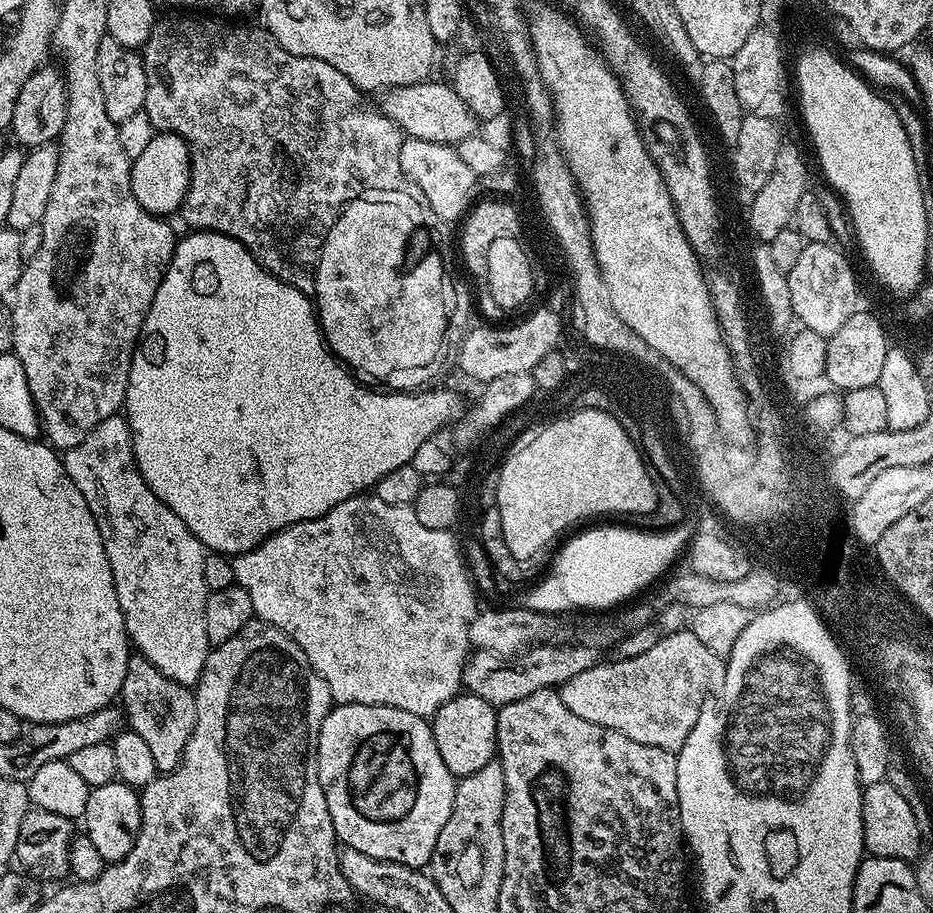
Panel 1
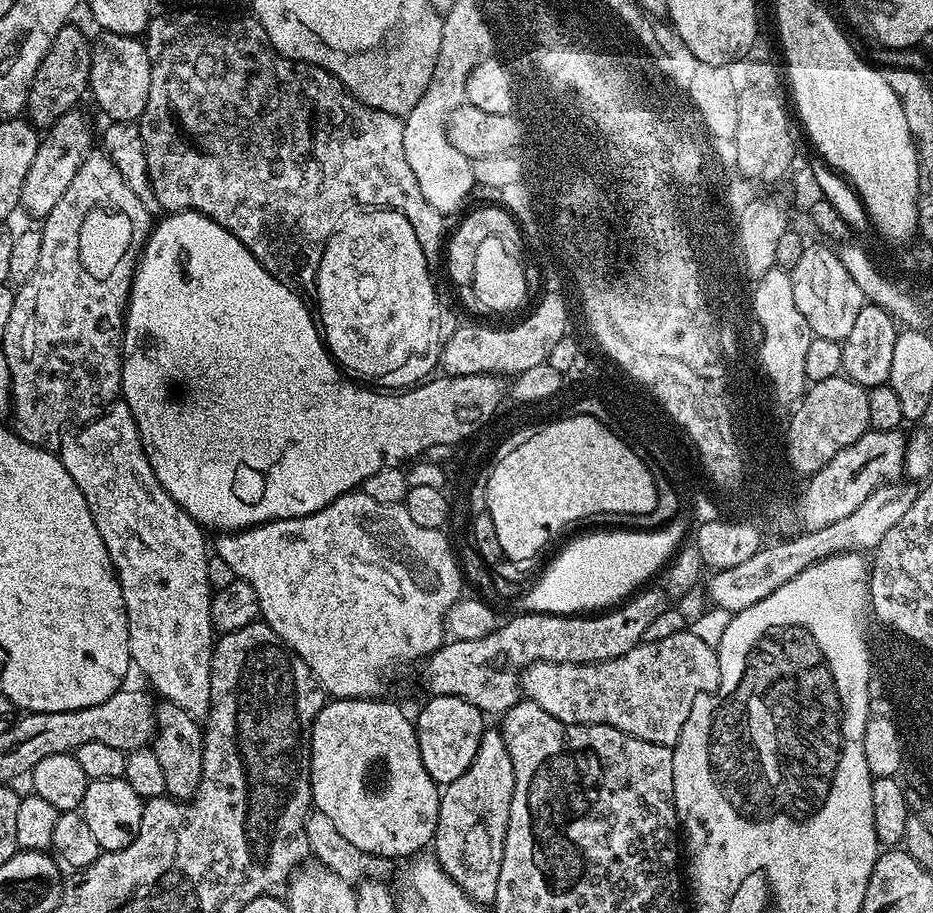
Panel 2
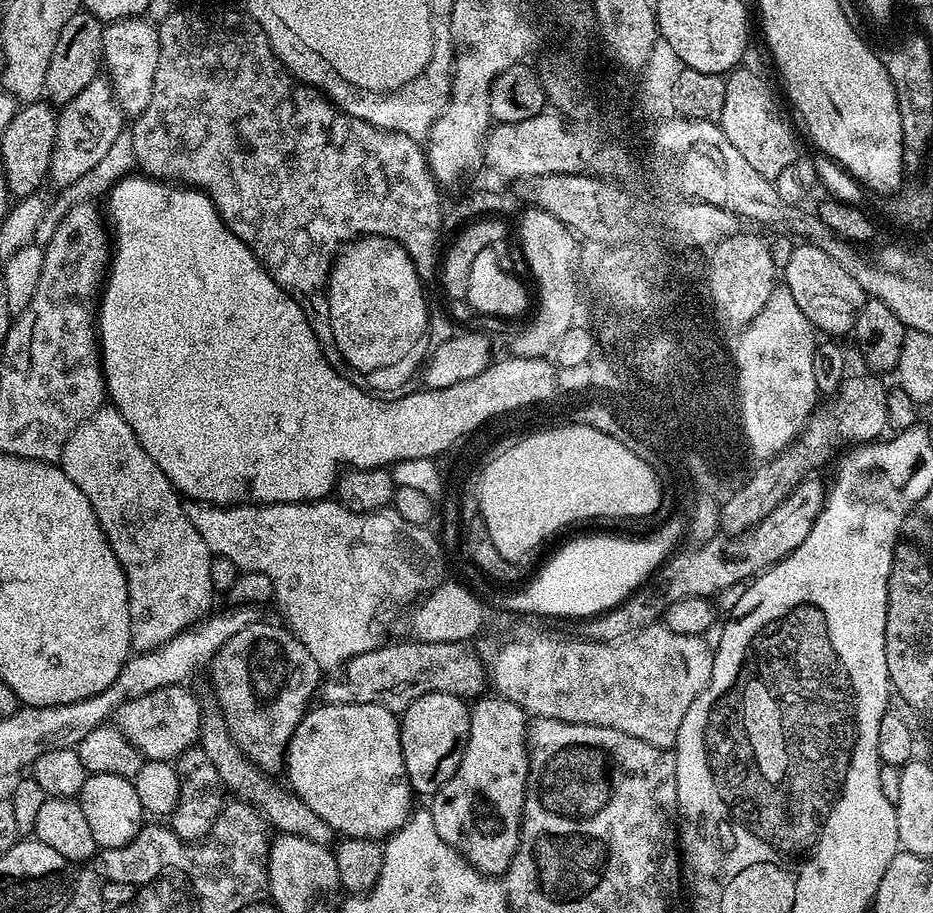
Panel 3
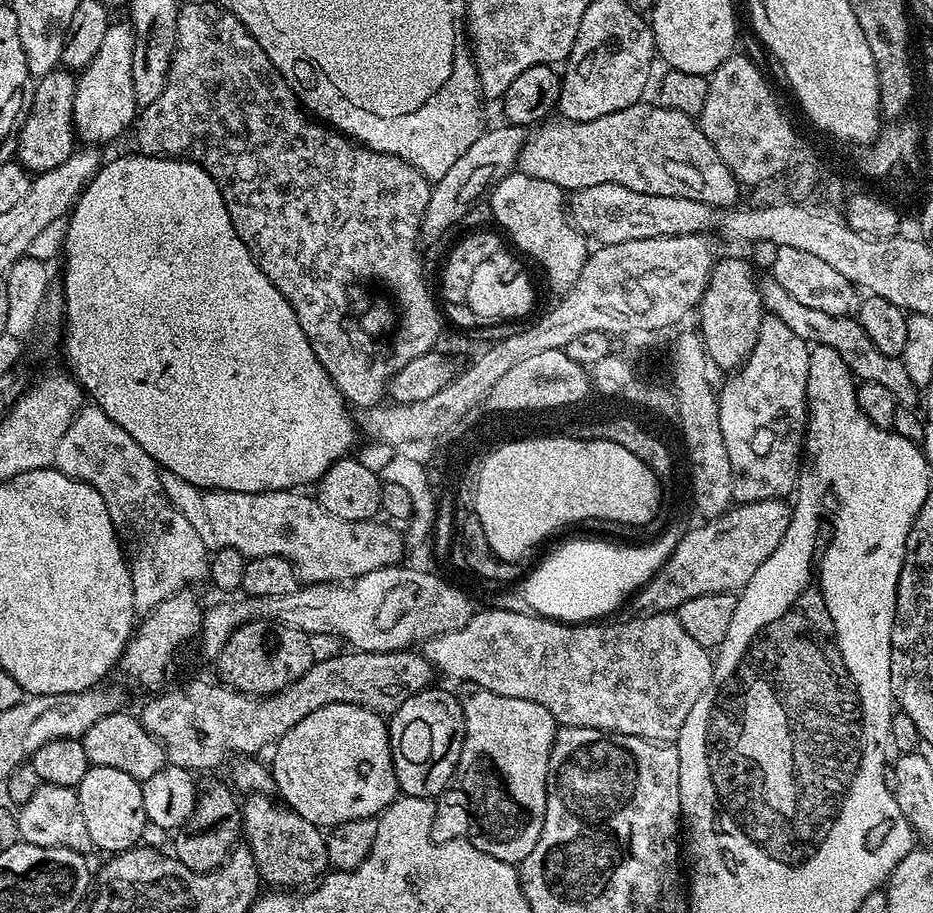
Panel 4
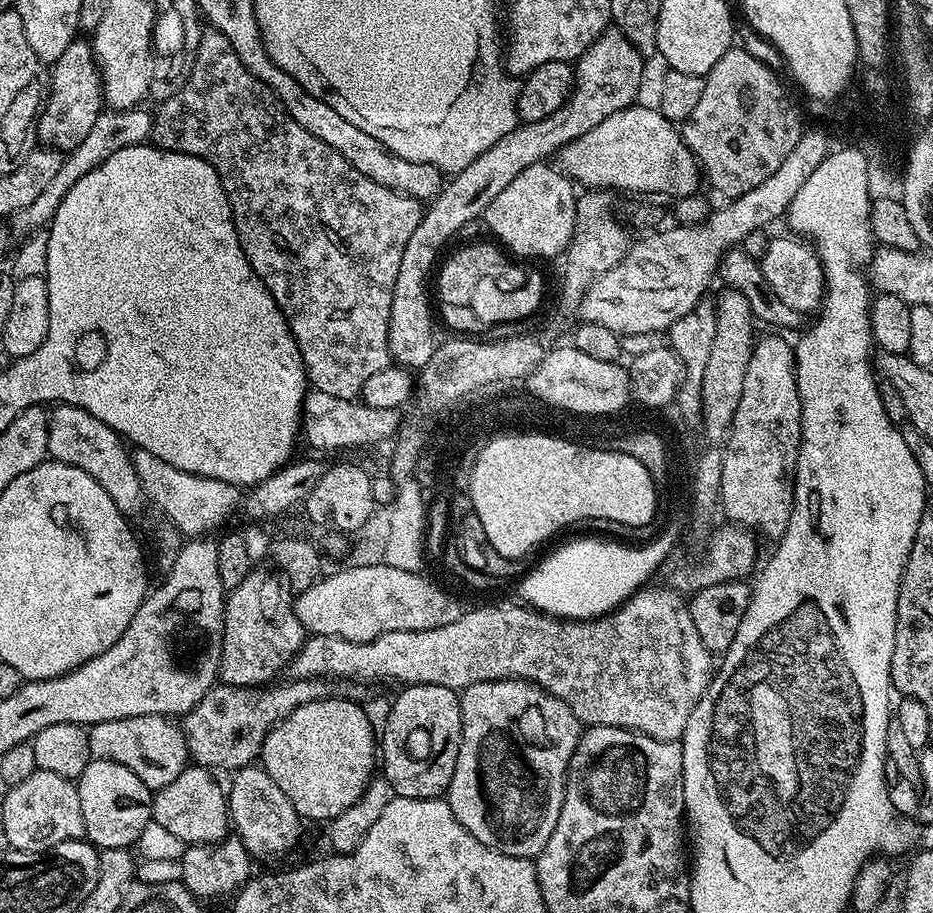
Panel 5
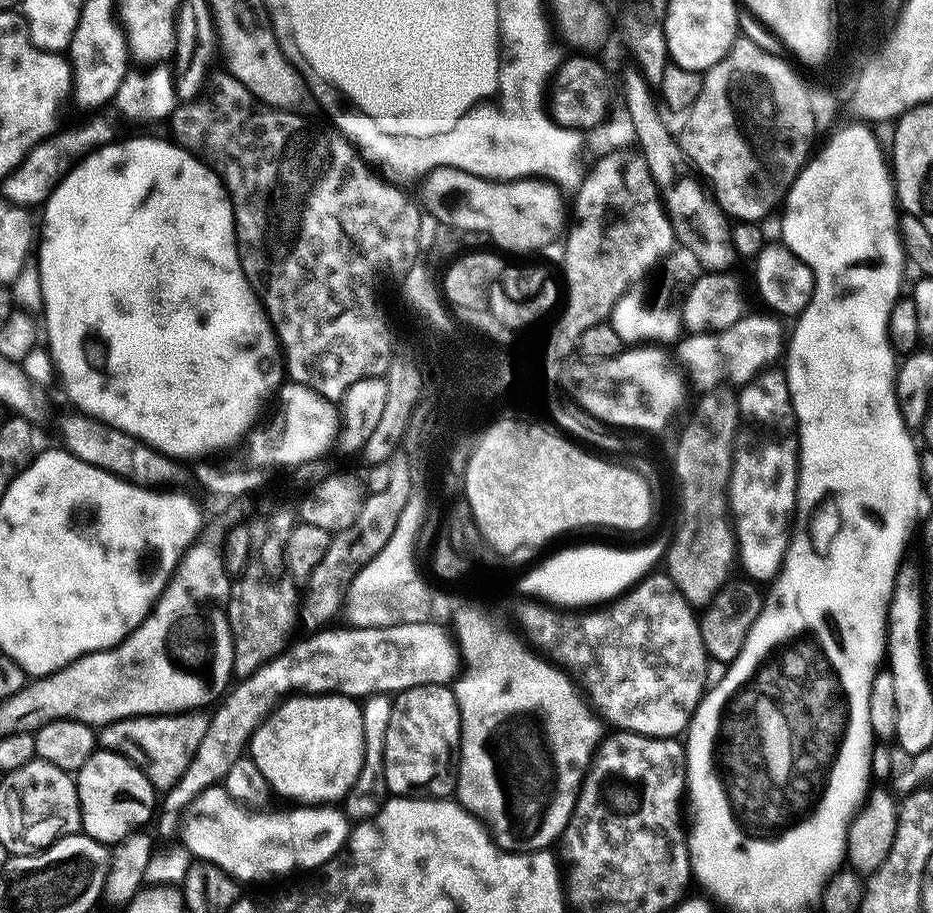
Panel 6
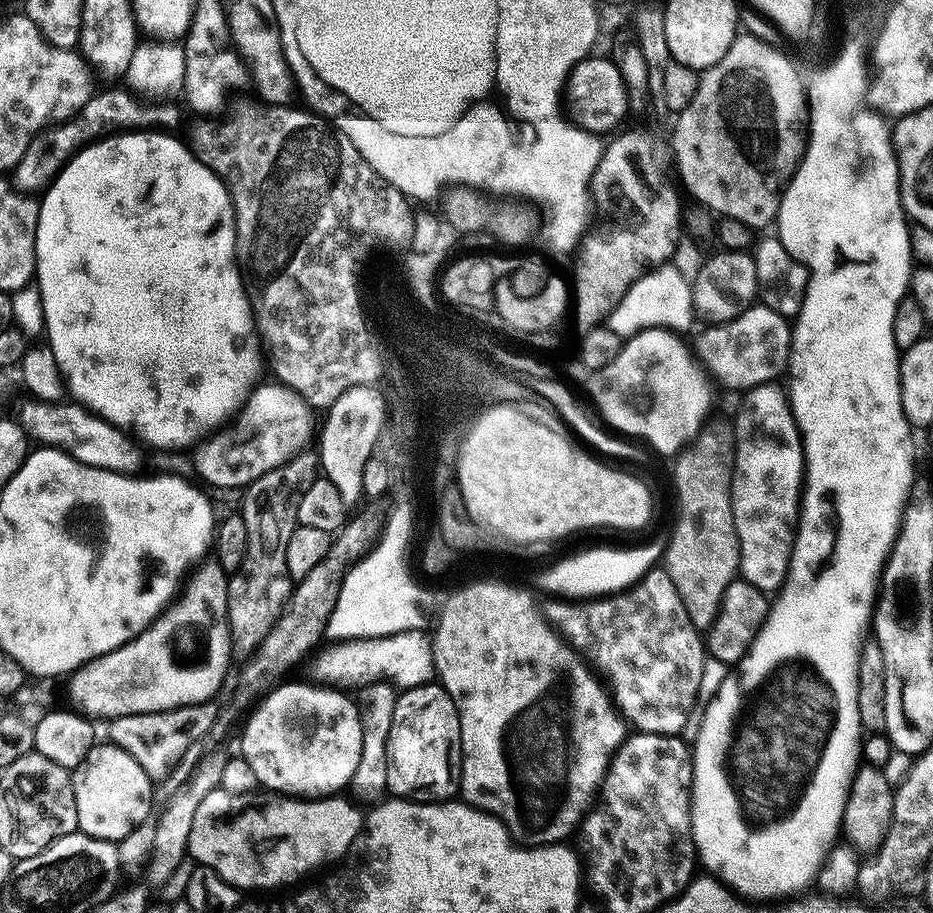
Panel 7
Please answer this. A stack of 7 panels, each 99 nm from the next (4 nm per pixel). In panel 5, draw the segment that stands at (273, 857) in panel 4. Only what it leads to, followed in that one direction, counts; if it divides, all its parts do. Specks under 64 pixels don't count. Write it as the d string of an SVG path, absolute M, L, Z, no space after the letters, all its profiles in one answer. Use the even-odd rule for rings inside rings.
M262 766L241 768L233 776L236 777L233 778L232 785L227 785L226 788L228 818L234 832L240 835L237 836L239 843L243 844L244 849L257 861L268 860L271 856L286 855L299 842L300 824L302 825L302 818L294 810L290 798L286 798L286 794L282 794L278 782L274 782L274 778L270 778L270 774Z

